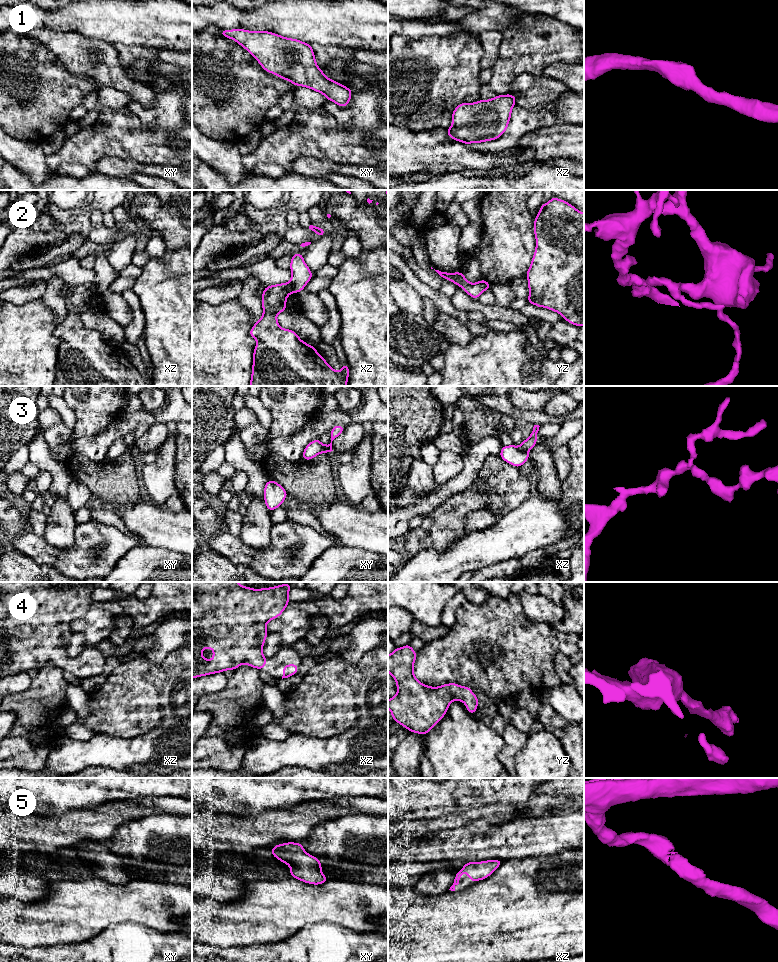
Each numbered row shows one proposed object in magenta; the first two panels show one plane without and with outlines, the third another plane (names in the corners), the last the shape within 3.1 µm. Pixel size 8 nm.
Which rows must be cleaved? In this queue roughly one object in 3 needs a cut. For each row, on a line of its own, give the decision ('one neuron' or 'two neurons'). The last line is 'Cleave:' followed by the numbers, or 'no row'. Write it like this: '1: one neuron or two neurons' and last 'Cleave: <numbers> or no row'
1: one neuron
2: two neurons
3: two neurons
4: one neuron
5: one neuron
Cleave: 2, 3

